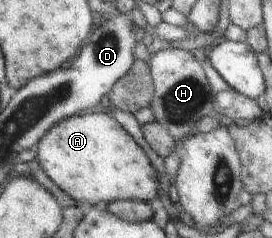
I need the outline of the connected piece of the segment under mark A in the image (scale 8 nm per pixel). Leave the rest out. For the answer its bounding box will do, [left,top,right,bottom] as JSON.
[35,109,160,206]

